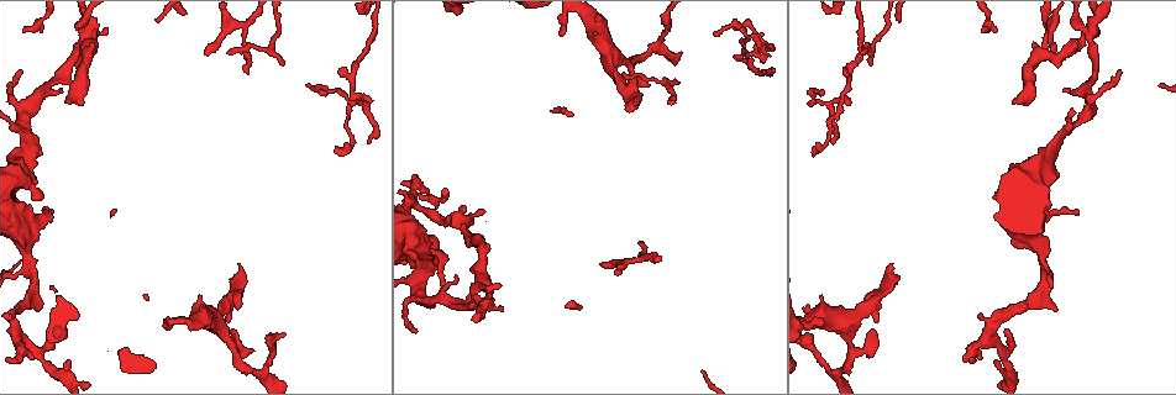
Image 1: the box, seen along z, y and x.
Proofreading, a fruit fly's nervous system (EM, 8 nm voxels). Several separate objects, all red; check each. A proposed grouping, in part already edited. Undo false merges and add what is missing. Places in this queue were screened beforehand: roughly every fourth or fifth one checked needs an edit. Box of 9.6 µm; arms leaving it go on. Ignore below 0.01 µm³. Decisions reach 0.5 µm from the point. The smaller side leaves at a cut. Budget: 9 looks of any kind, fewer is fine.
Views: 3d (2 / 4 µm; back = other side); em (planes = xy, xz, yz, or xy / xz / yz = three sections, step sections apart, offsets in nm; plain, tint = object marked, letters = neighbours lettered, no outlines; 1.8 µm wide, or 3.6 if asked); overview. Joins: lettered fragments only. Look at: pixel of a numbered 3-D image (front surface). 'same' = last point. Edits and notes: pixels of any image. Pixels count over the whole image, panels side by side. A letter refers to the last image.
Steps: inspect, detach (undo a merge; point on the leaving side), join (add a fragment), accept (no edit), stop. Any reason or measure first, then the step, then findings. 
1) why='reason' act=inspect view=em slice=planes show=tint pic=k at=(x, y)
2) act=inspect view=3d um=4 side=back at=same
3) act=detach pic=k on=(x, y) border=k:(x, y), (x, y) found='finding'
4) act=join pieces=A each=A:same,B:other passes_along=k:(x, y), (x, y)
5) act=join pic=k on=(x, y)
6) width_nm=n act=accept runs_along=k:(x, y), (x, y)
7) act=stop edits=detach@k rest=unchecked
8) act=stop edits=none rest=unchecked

why='branch stops here' act=inspect view=em slice=planes show=plain pic=1 at=(634, 102)

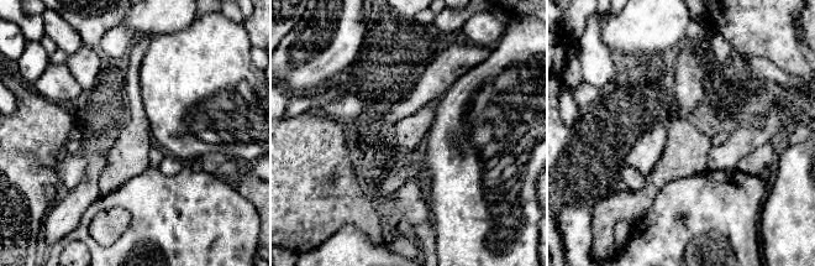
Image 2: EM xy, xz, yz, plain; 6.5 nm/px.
act=inspect view=em slice=planes show=letters at=same

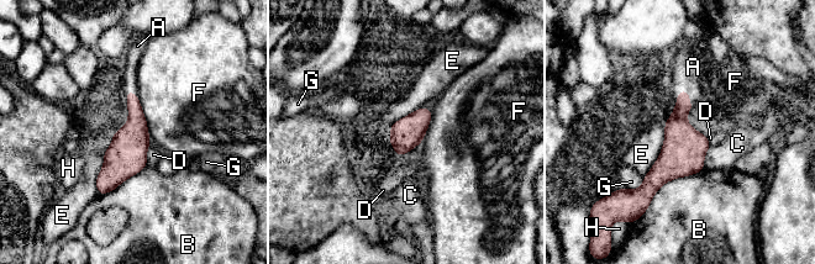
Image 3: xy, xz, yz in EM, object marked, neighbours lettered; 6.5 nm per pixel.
width_nm=200 act=join pieces=A each=A:same,B:other,C:other,D:other,E:other,F:other,G:other,H:other passes_along=3:(677, 128), (689, 93), (693, 67) found='the neuron continues'

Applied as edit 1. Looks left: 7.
why='abrupt turn' act=inspect view=3d um=2 pic=1 at=(841, 95)

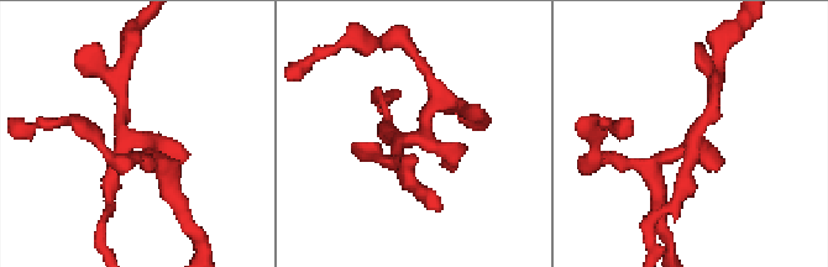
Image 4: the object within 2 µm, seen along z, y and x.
act=inspect view=em slice=yz step=4 show=tint pic=4 at=(691, 136)

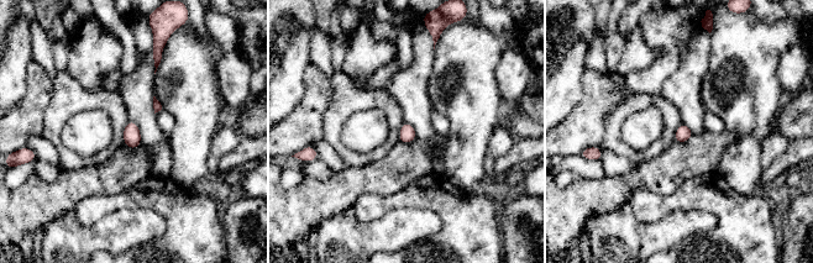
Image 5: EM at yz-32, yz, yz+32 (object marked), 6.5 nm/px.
why='see the neighbours' act=inspect view=em slice=yz step=4 show=letters at=same

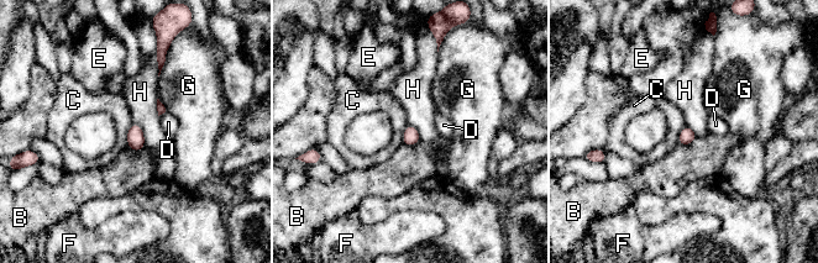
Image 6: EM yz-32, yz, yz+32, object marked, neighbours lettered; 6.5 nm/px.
act=accept each=B:other,C:other,D:other,E:other,F:other,G:other,H:other border=6:(156, 48), (158, 75) found='continuous, no second neuron'

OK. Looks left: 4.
why='an open end' act=inspect view=em slice=planes show=letters pic=1 at=(68, 103)

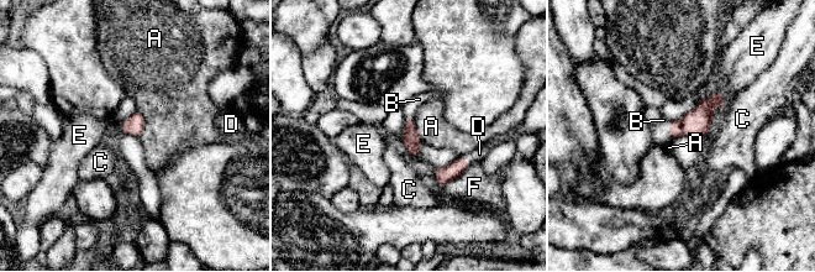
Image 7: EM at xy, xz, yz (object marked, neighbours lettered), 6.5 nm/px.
act=join pieces=B,D each=A:other,B:same,C:other,D:same,E:other,F:other found='the neuron continues'

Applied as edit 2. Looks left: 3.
why='an open end' act=inspect view=em slice=planes show=letters pic=1 at=(1053, 310)

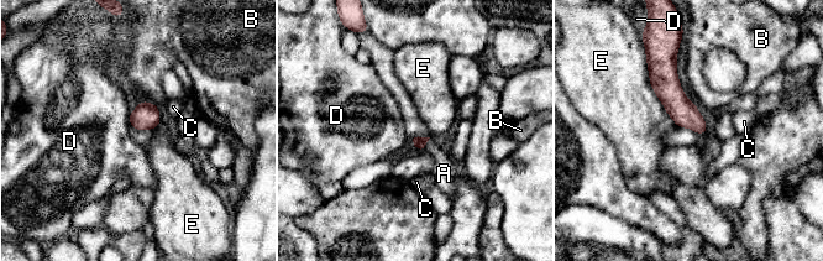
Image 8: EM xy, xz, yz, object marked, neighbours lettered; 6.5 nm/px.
act=accept each=A:other,B:other,C:other,D:other,E:other border=8:(127, 115), (131, 126) found='no lettered fragment goes on from it'

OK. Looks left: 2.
act=stop edits=join@3,join@7 rest=unchecked

